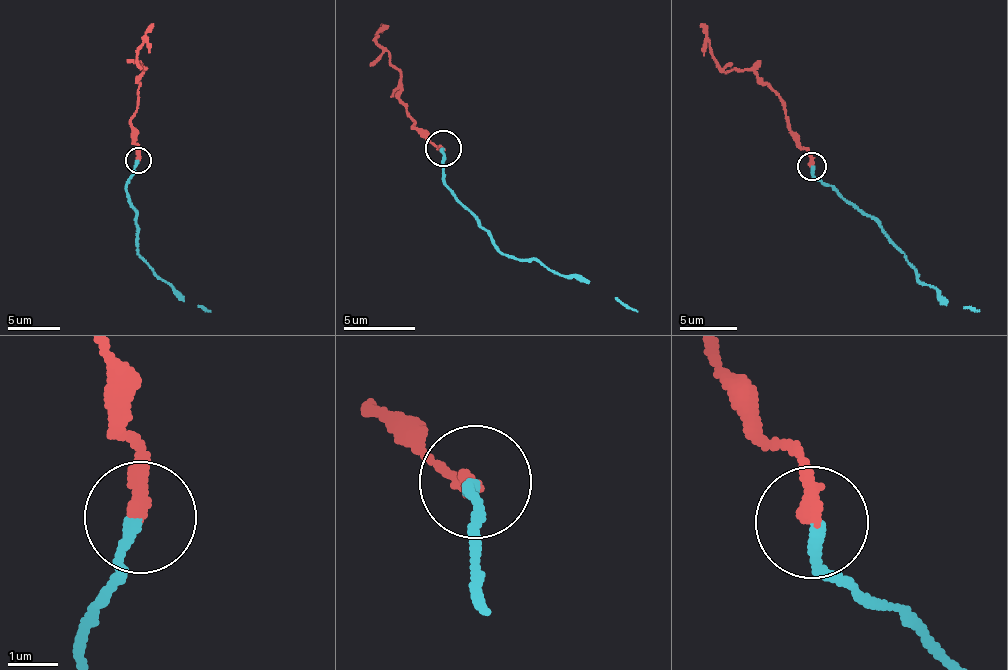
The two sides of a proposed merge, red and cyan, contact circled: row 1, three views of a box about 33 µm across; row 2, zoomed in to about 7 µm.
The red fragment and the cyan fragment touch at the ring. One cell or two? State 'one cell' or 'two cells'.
two cells

